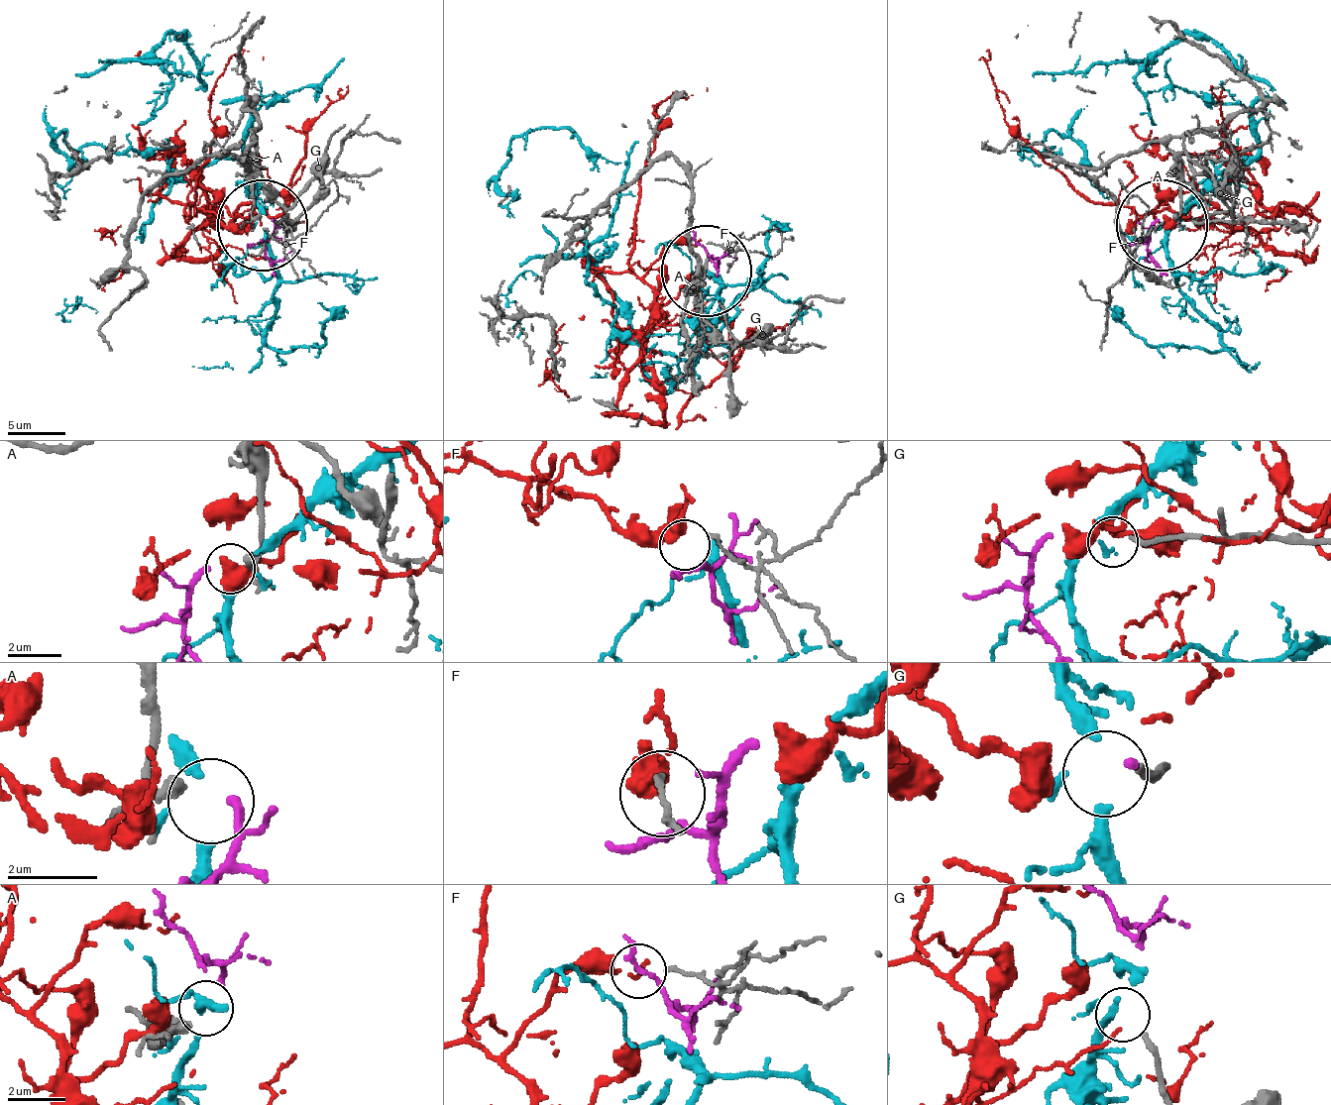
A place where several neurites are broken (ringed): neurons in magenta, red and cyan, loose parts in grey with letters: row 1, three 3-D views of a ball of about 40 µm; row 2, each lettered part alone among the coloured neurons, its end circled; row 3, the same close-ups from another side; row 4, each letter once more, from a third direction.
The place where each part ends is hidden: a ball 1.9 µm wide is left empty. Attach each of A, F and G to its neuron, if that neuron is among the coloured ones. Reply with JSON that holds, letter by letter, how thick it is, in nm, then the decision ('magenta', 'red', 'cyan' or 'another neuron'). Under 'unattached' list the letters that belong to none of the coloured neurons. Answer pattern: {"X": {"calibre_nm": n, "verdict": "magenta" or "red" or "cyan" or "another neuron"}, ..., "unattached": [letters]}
{"A": {"calibre_nm": 180, "verdict": "magenta"}, "F": {"calibre_nm": 120, "verdict": "red"}, "G": {"calibre_nm": 200, "verdict": "another neuron"}, "unattached": ["G"]}

